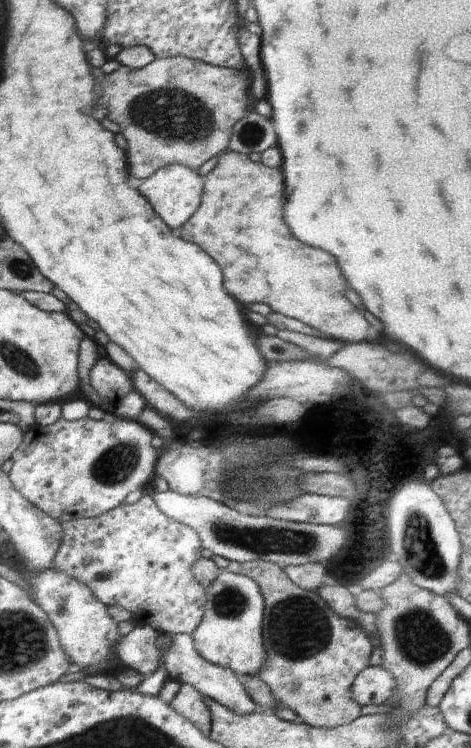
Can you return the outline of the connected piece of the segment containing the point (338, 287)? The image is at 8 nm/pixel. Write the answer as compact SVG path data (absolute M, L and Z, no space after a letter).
M226 150L217 158L216 166L206 175L198 210L178 228L182 240L197 244L210 255L223 272L226 292L245 307L249 304L267 304L273 312L291 316L322 332L322 336L346 343L367 340L372 333L368 320L346 297L347 280L337 260L318 247L294 238L283 215L285 194L283 172L267 167L261 161L253 162L248 155Z

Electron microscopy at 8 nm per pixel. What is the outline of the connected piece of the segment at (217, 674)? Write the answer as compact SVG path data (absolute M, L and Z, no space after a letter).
M176 633L173 635L173 643L166 651L160 650L164 666L168 671L168 678L176 679L182 683L191 684L201 695L219 702L222 706L229 708L239 715L249 715L260 711L261 706L255 703L247 690L243 687L242 679L236 676L230 669L222 668L220 665L204 660L196 647L191 635Z

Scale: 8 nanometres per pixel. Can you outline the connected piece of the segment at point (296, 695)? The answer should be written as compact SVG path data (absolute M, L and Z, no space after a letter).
M268 560L230 561L226 570L250 577L260 587L265 604L261 633L267 663L259 678L270 687L280 706L293 710L304 723L320 728L348 724L364 714L366 709L353 699L351 688L358 674L370 666L374 639L357 622L337 615L317 592L294 584L279 564Z

